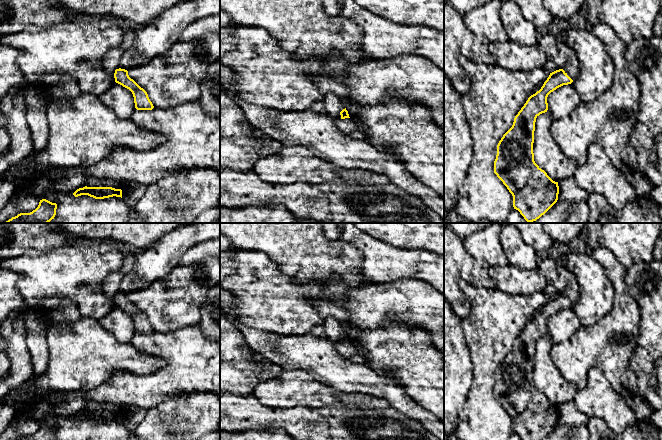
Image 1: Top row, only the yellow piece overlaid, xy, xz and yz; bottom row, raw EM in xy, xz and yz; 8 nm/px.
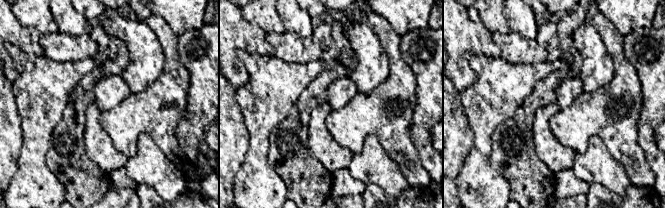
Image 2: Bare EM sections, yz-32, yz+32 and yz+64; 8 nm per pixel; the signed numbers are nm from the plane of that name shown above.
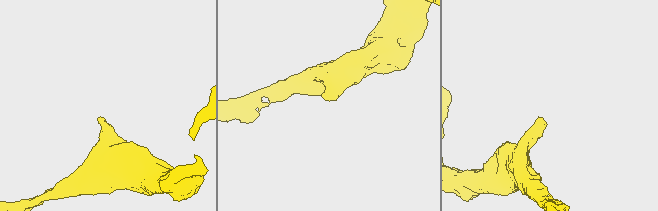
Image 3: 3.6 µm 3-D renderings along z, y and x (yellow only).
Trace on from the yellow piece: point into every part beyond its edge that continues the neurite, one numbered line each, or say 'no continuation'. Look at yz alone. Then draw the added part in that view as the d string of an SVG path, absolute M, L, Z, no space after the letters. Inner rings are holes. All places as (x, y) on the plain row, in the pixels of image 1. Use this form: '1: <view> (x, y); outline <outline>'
1: yz (572, 291); outline M560 257L557 262L557 270L566 281L566 287L563 294L574 305L580 297L580 288L575 276L564 266Z

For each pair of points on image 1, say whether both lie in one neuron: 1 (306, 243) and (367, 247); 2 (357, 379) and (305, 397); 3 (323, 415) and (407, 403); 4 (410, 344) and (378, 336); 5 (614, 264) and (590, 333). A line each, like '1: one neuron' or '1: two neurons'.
1: two neurons
2: two neurons
3: two neurons
4: one neuron
5: one neuron

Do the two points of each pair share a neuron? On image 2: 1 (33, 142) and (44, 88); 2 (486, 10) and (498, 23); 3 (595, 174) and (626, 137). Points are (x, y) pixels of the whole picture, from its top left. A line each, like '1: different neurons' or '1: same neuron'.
1: same neuron
2: same neuron
3: different neurons

